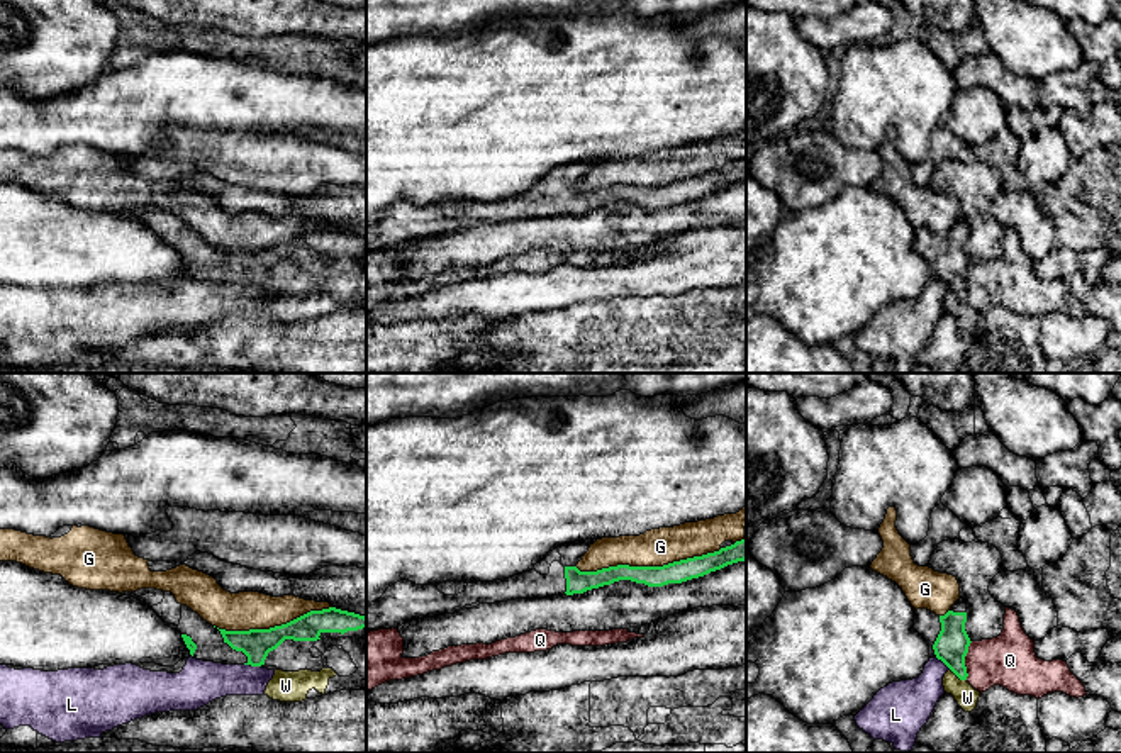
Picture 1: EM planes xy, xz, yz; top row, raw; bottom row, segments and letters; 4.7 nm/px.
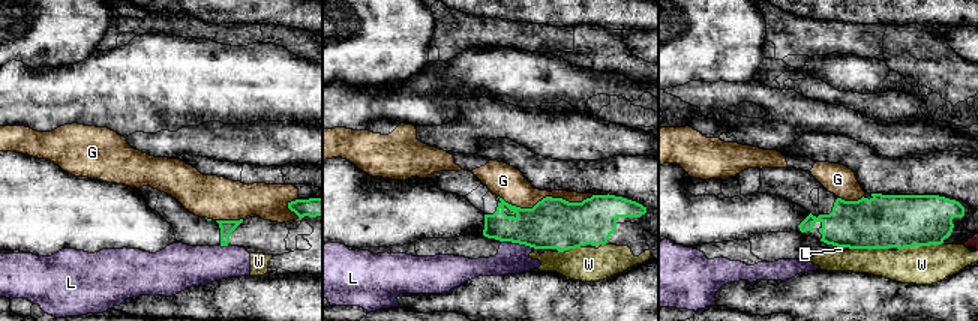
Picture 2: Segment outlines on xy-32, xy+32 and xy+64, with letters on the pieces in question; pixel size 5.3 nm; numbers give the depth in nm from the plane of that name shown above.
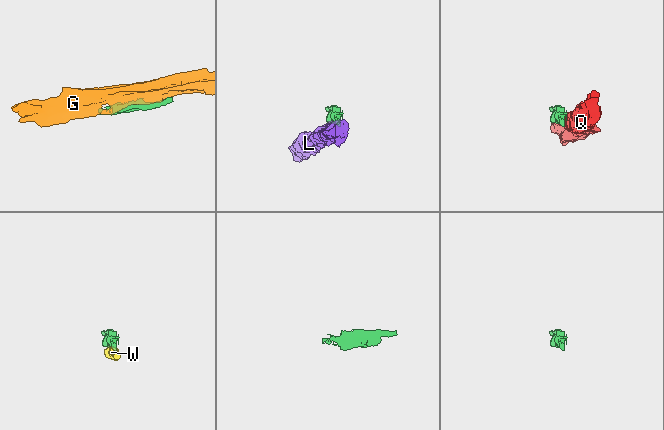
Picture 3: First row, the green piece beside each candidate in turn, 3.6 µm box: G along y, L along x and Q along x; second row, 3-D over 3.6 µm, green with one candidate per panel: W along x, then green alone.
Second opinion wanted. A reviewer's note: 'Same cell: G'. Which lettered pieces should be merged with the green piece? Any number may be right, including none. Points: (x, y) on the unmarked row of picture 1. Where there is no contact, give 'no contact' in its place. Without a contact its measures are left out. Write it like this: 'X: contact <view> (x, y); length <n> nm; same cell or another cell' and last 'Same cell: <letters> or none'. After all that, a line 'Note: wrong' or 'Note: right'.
G: contact xz (648, 187); length 700 nm; another cell
L: contact xy (253, 285); length 80 nm; another cell
Q: contact yz (964, 280); length 190 nm; another cell
W: contact yz (959, 297); length 100 nm; same cell
Same cell: W
Note: wrong

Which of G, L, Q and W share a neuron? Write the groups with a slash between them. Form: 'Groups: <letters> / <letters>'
Groups: G / L / Q / W

